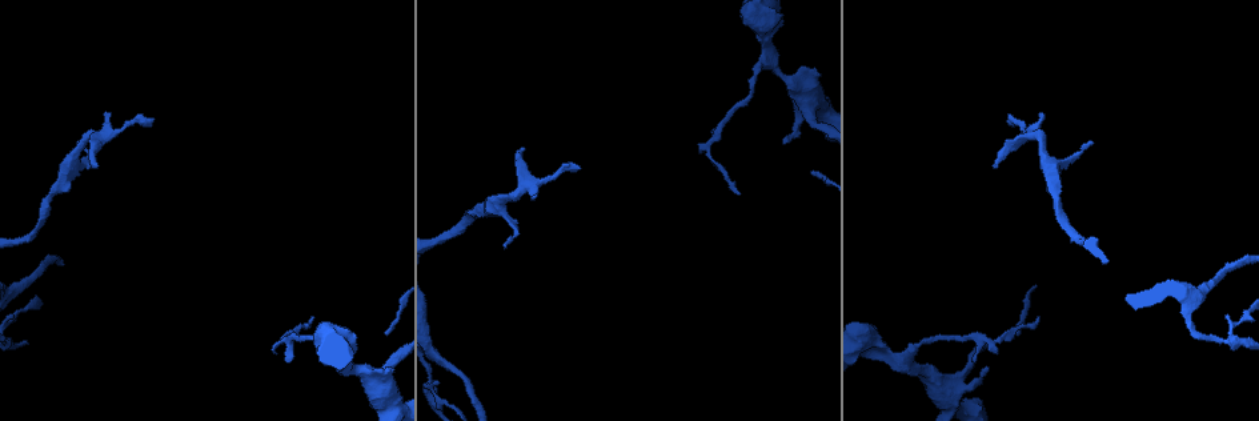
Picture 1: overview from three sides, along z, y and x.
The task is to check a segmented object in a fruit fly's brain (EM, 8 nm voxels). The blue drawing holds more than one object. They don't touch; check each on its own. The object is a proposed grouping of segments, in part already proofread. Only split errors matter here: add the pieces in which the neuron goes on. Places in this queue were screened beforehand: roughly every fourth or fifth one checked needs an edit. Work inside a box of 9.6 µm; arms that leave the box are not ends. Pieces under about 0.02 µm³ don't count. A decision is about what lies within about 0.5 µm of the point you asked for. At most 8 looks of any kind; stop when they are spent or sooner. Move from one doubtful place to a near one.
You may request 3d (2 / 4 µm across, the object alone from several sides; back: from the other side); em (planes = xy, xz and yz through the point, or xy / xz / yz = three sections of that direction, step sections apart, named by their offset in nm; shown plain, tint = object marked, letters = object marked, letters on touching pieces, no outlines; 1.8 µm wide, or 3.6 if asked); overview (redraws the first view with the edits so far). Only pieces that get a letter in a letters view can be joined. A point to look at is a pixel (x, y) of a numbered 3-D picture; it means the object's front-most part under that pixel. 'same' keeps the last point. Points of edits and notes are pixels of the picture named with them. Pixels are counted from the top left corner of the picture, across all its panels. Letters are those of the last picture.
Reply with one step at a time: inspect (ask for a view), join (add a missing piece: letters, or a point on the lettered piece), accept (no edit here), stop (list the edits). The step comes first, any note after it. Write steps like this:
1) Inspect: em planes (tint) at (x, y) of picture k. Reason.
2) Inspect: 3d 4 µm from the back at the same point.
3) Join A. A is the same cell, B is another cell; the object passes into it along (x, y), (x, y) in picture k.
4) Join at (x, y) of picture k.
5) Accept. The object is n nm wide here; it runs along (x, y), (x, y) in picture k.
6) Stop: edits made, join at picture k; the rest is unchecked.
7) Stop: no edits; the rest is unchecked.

Inspect: 3d 2 µm at (800, 68) of picture 1. Branch stops here.

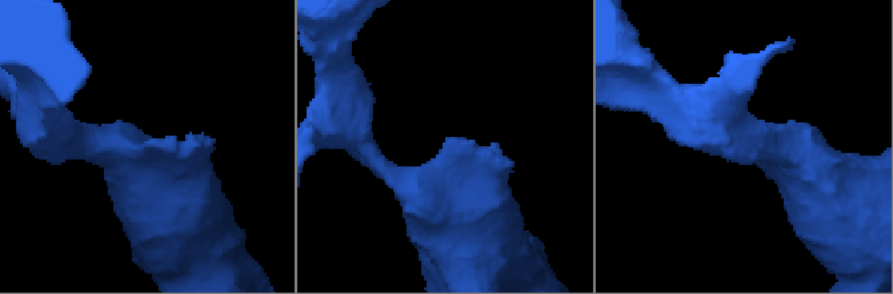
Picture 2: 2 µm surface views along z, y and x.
Inspect: em planes (letters) at (156, 139) of picture 2. Shape alone is not enough.

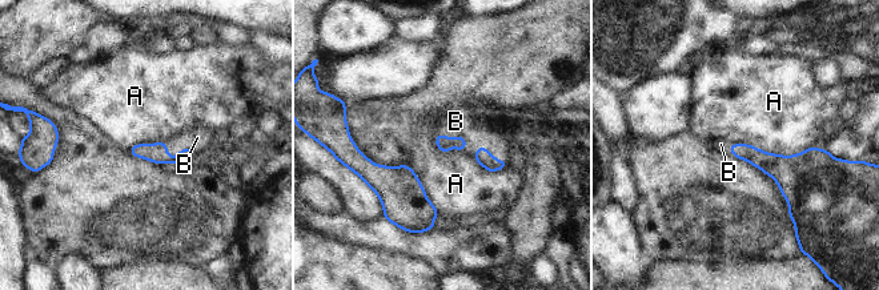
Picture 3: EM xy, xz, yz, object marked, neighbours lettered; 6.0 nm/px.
Join B. B is the same cell, A is another cell; the object passes into it along (482, 156), (488, 152), (465, 121) in picture 3; the neuron continues.

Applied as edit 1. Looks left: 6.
Inspect: overview.

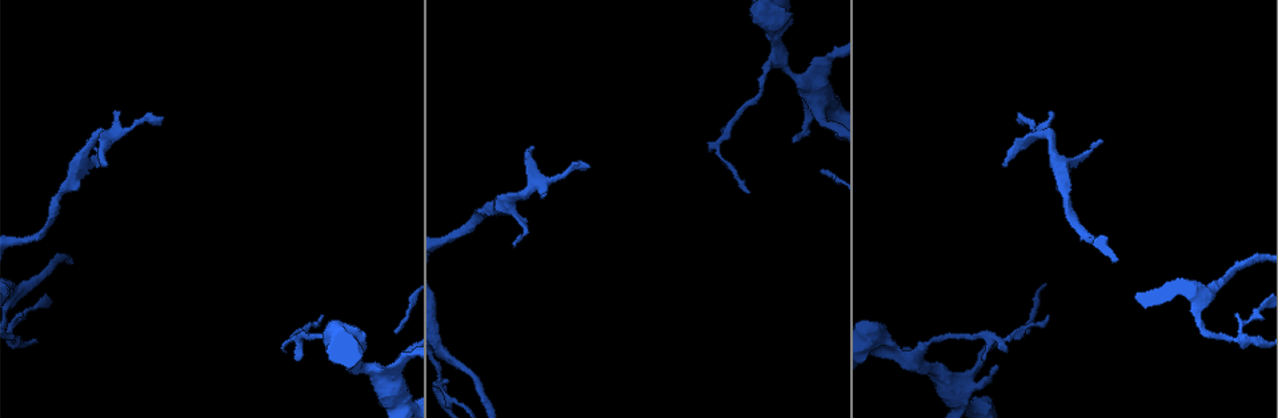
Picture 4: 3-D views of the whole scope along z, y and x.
Inspect: em xz step 8 (letters) at (1004, 165) of picture 4. Branch stops here.

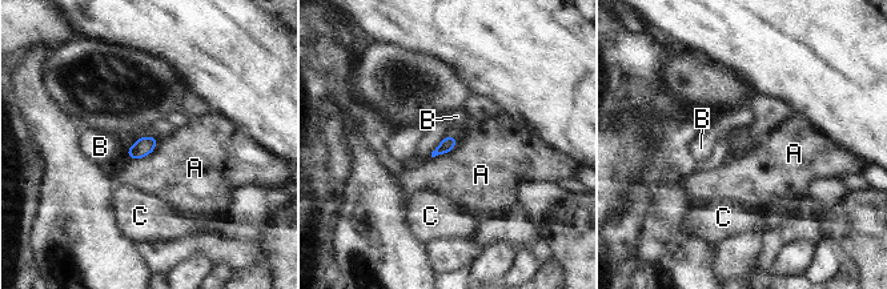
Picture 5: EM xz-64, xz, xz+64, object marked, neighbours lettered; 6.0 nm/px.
Accept. A, B and C are other cells; a border runs along (157, 139), (149, 153), (129, 159) in picture 5; none of them fits.

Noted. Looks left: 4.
Inspect: 3d 2 µm from the back at (1101, 141) of picture 4. Thin end.

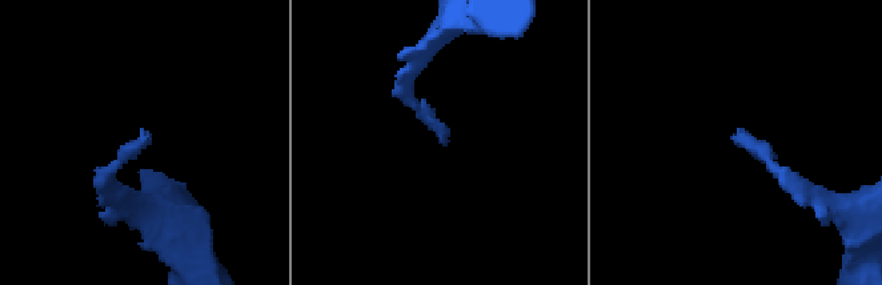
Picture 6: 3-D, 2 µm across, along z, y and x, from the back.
Inspect: em 3.6 µm planes (letters) at (743, 129) of picture 6.

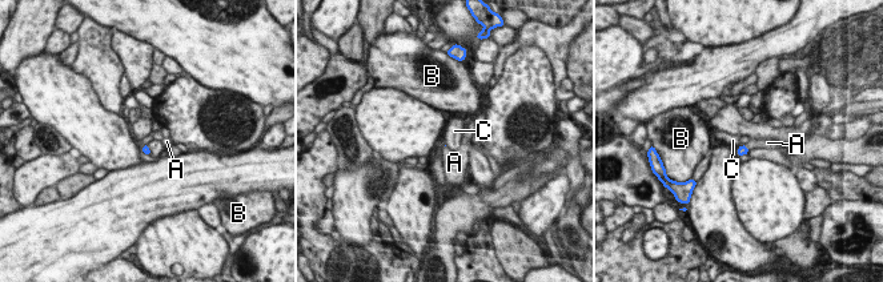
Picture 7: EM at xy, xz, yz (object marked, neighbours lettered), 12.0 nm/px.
Join A. A is the same cell, B and C are other cells; the object passes into it along (742, 150), (745, 146), (765, 141) in picture 7; the neuron continues.

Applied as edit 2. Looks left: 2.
Stop: edits made, join at picture 3, join at picture 7; the rest is unchecked.

